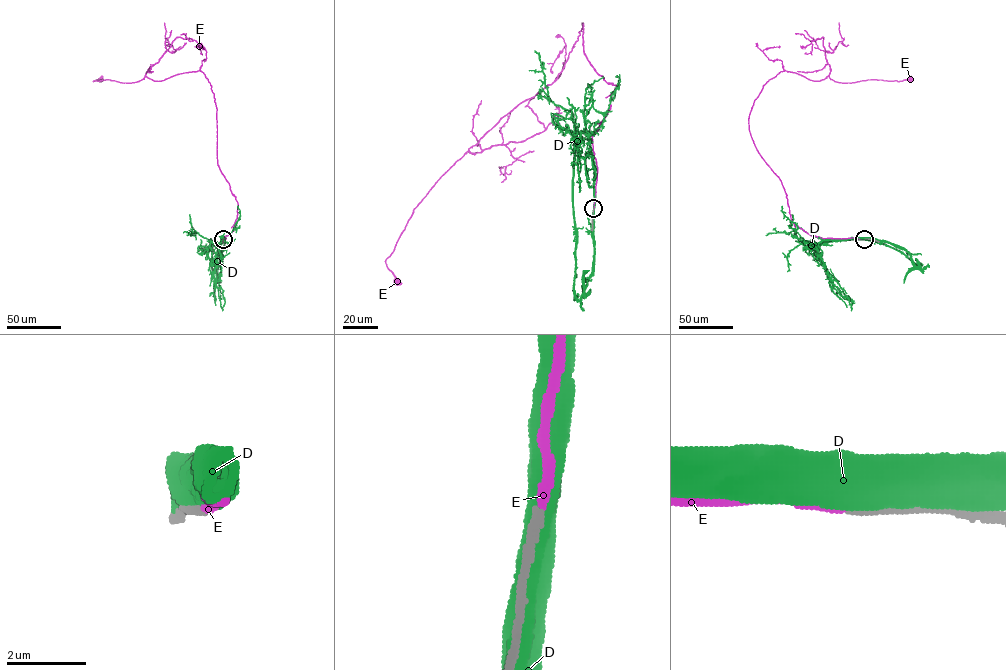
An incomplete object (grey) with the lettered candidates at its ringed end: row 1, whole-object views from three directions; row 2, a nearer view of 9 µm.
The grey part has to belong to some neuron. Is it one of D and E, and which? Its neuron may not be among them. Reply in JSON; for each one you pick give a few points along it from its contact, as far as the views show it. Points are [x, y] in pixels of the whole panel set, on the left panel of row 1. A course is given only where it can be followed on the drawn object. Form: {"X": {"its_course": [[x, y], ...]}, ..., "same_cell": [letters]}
{"E": {"its_course": [[224, 239], [234, 228], [238, 203], [218, 164], [217, 108], [205, 74], [93, 81], [100, 79]]}, "same_cell": ["E"]}

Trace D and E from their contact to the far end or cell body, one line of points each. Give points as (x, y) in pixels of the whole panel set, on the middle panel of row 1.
D: (593, 211), (589, 136), (581, 131), (571, 138), (573, 114), (549, 96), (534, 50)
E: (593, 208), (592, 135), (616, 86), (587, 60), (582, 23), (558, 77), (414, 209), (385, 261), (396, 281)

